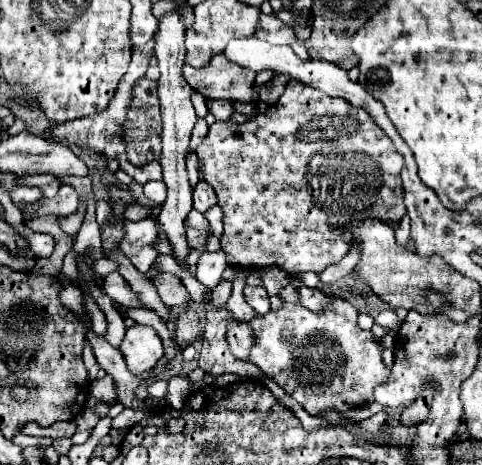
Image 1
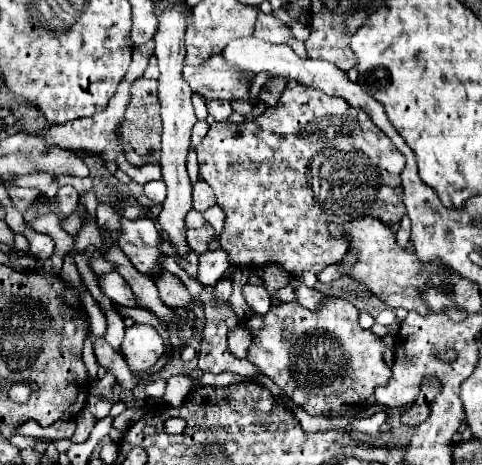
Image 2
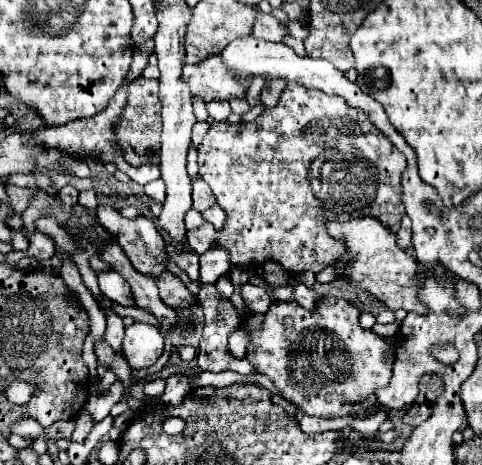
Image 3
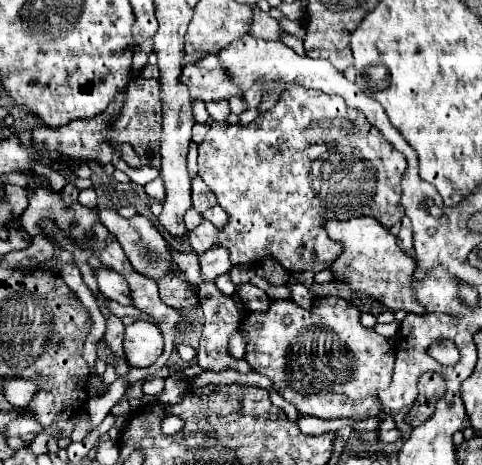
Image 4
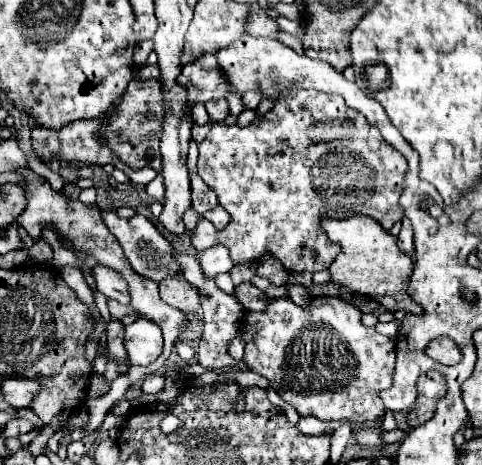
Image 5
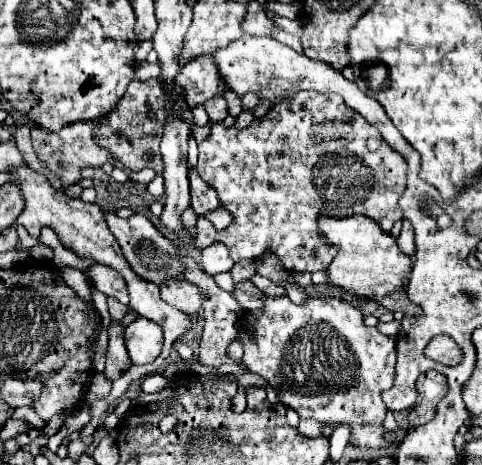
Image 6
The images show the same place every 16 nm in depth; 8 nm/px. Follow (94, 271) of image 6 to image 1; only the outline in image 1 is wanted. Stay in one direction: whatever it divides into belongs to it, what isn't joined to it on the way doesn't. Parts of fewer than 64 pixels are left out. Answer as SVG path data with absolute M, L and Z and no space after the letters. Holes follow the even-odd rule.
M112 272L104 278L104 292L112 300L116 300L128 308L144 308L144 304L140 304L140 298L136 296L136 292L132 292L130 284L118 272Z

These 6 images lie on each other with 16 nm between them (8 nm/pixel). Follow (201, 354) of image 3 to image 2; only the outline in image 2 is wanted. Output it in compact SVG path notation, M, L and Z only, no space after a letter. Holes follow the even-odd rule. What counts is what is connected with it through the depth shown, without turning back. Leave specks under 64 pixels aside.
M206 288L202 292L204 304L204 330L200 340L200 354L198 354L198 368L212 374L234 372L240 376L260 376L260 370L246 360L238 360L228 350L228 330L238 324L238 318L228 308L228 304L216 306L214 304L214 288Z

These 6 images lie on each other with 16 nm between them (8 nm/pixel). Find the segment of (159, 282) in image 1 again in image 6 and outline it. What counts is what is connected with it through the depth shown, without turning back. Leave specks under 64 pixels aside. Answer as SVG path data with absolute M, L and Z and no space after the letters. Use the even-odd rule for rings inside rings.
M178 278L164 280L160 284L160 296L164 298L164 302L186 314L198 314L202 304L202 292L194 284Z

